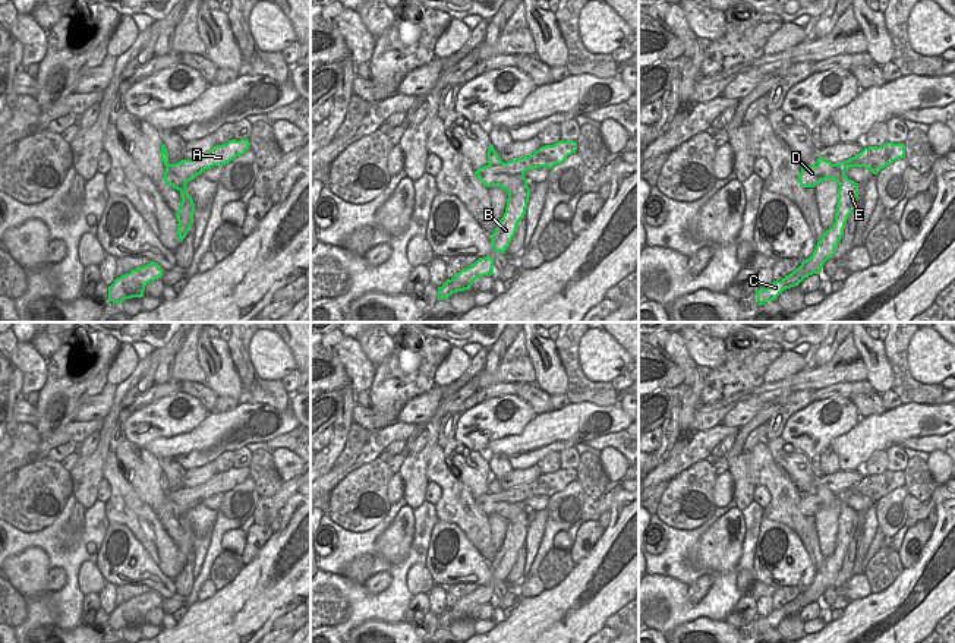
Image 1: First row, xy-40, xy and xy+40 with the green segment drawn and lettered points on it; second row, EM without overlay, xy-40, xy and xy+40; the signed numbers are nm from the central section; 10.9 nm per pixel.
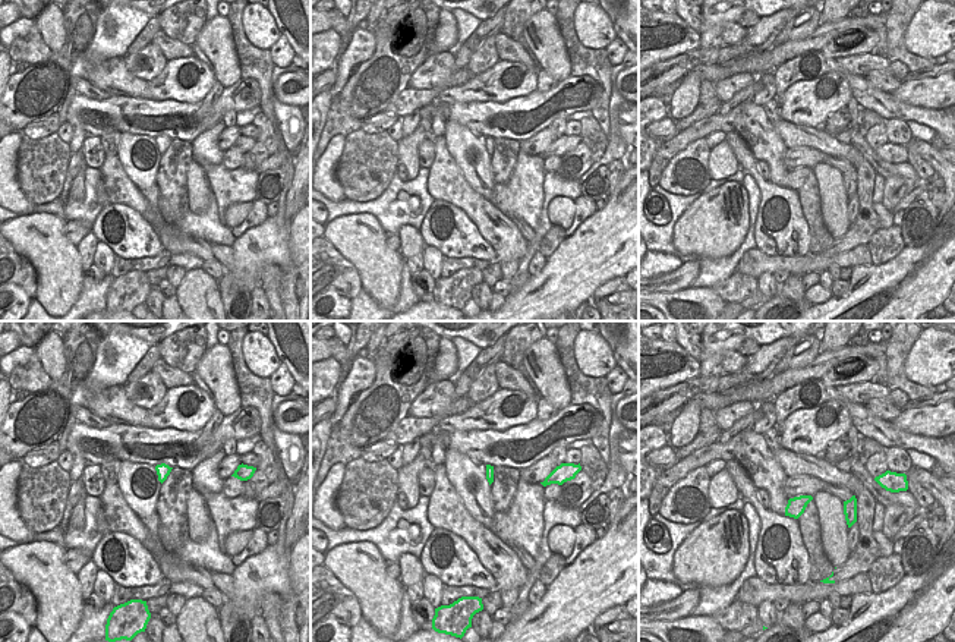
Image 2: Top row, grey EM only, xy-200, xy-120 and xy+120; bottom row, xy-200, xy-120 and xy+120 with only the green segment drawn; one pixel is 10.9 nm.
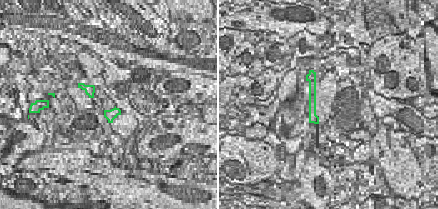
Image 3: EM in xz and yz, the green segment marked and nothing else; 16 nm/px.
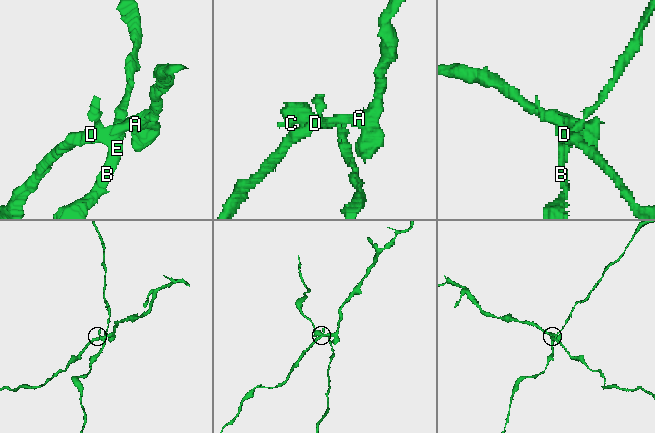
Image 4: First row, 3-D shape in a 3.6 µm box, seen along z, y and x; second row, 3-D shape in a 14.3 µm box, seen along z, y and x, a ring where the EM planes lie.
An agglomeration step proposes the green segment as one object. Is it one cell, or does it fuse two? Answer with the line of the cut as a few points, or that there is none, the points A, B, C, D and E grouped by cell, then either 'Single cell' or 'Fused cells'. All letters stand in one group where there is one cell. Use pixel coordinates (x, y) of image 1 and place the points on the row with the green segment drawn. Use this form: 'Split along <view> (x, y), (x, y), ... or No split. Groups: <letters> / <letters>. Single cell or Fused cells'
Split along xy (526, 179), (508, 192). Groups: A D / B C E. Fused cells

